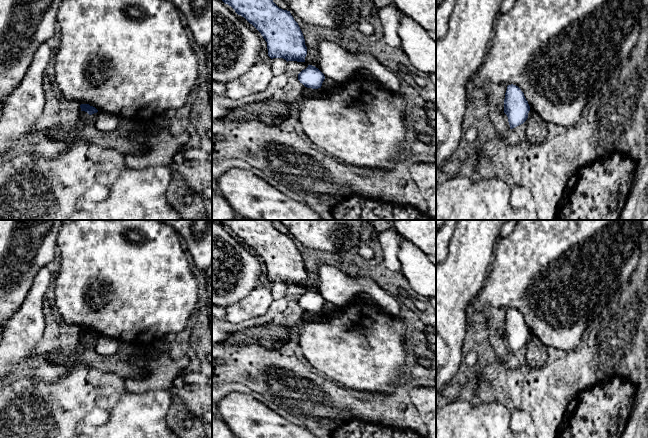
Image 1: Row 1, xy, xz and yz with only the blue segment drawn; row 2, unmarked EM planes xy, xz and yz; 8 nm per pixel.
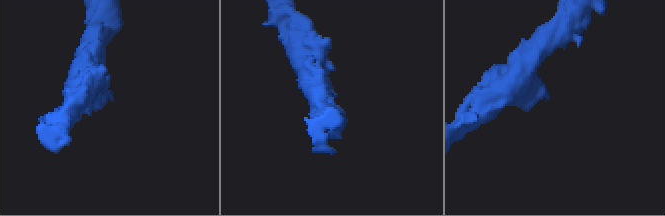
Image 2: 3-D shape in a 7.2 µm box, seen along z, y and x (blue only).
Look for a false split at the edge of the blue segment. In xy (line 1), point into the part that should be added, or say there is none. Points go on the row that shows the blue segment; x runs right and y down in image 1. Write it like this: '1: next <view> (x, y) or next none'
1: next none

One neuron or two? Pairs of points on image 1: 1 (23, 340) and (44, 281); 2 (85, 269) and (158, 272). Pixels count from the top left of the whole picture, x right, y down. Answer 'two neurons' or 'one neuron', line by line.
1: one neuron
2: one neuron

